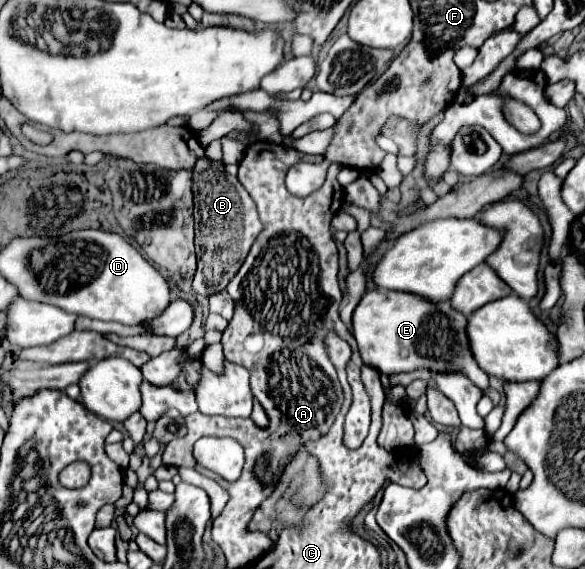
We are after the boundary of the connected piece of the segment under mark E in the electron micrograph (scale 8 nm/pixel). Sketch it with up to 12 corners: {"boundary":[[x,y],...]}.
{"boundary":[[371,289],[353,313],[383,375],[463,373],[479,389],[467,317],[451,301]]}

